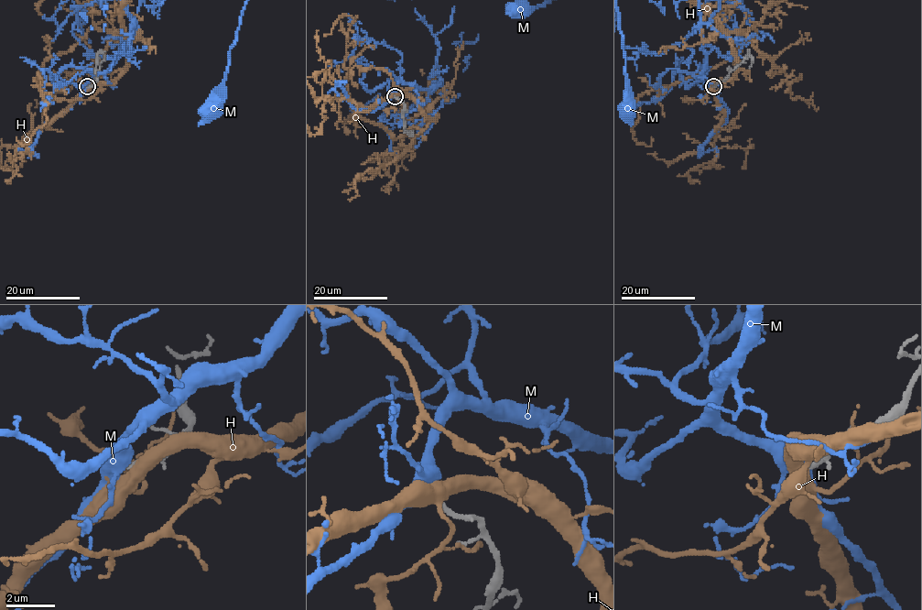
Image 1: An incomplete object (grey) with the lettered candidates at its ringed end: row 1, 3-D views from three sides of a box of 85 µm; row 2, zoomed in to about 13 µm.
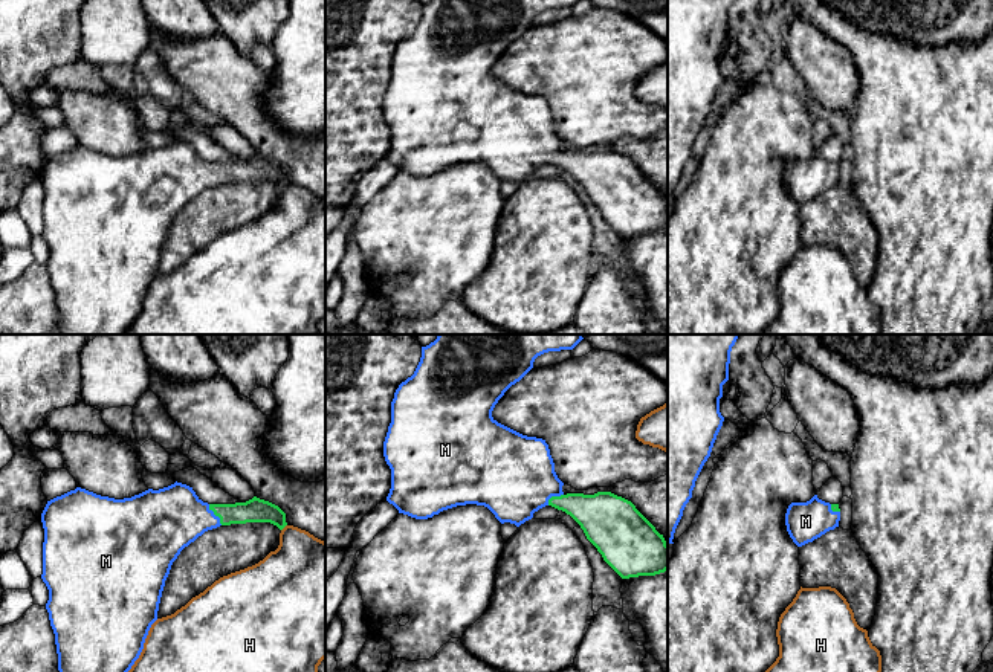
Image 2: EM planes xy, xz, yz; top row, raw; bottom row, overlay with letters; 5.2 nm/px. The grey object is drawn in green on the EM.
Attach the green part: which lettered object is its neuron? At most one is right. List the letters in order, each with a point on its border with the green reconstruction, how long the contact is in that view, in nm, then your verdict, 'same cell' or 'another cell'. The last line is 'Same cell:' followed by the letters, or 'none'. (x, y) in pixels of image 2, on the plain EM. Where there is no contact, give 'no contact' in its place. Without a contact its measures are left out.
H: xy (284, 184) | 50 nm | another cell
M: xy (216, 173) | 130 nm | same cell
Same cell: M

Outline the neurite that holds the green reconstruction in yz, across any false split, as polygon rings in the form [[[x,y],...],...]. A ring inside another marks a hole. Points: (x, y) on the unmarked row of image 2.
[[[814,153],[807,160],[791,160],[785,171],[785,183],[790,195],[802,205],[839,185],[839,162],[830,162]]]

